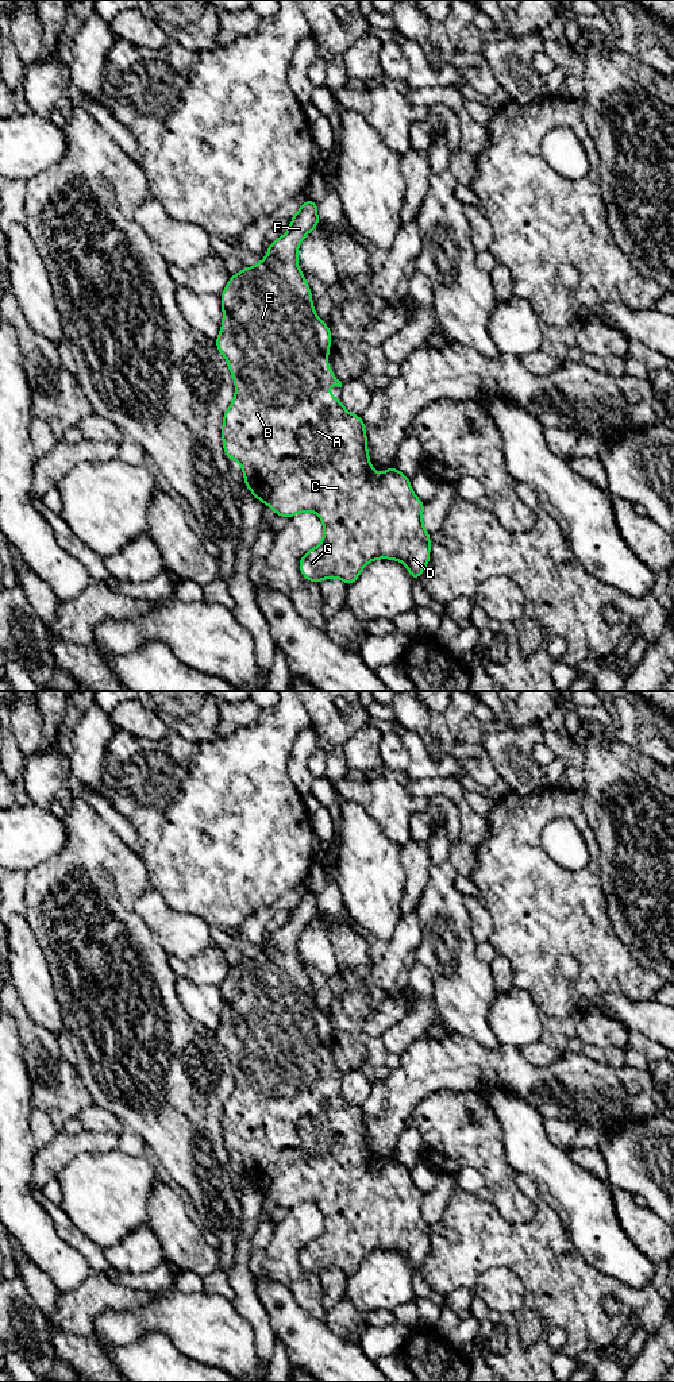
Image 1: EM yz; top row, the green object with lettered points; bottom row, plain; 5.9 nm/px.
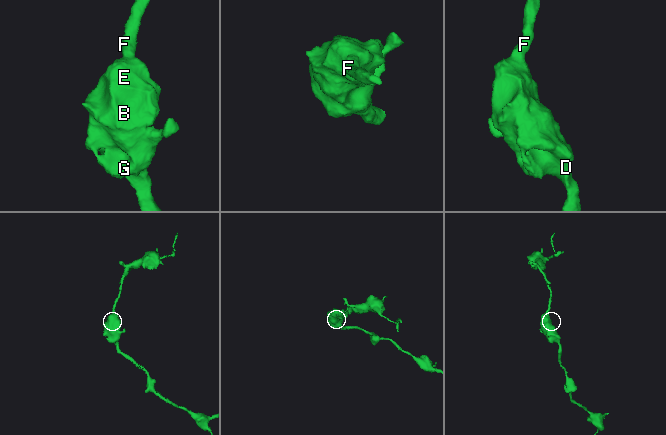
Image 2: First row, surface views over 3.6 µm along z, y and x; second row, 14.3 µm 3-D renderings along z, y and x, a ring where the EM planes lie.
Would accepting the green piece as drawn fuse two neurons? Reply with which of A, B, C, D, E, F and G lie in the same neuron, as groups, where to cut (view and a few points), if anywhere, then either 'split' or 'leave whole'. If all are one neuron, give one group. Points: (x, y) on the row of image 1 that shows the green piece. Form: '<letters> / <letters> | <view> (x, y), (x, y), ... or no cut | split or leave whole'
A B C D E F G | no cut | leave whole

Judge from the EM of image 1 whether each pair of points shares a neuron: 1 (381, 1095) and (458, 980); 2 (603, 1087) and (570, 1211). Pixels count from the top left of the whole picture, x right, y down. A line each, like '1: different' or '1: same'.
1: different
2: different

